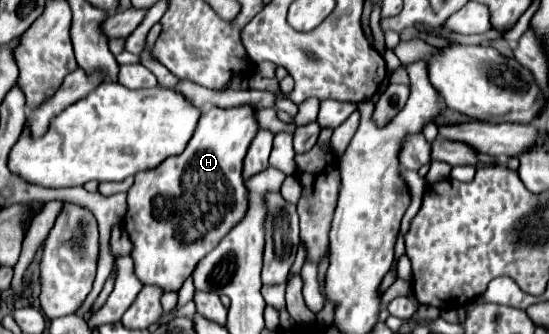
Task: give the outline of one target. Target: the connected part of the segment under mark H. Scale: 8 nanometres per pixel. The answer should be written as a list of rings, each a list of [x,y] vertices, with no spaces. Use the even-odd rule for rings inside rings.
[[[210,107],[202,113],[198,129],[182,155],[162,161],[154,171],[136,175],[128,191],[128,211],[122,227],[132,241],[130,257],[142,285],[158,285],[164,293],[176,293],[192,275],[196,263],[242,221],[248,207],[242,159],[256,131],[254,107]]]

